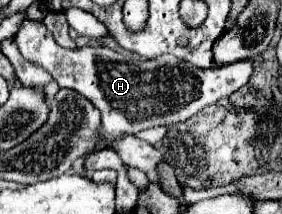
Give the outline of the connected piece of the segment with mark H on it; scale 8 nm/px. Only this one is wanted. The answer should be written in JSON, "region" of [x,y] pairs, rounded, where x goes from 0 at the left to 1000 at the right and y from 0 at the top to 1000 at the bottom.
{"region":[[[85,98],[85,136],[57,154],[57,201],[71,248],[99,285],[149,304],[213,407],[284,435],[326,472],[340,509],[355,509],[362,556],[333,706],[390,687],[440,631],[482,631],[532,593],[652,575],[681,537],[709,528],[730,491],[816,453],[837,416],[872,397],[894,350],[894,285],[702,322],[617,257],[518,276],[482,248],[411,248],[383,220],[284,220],[255,238],[213,220],[156,107],[121,98]]]}

